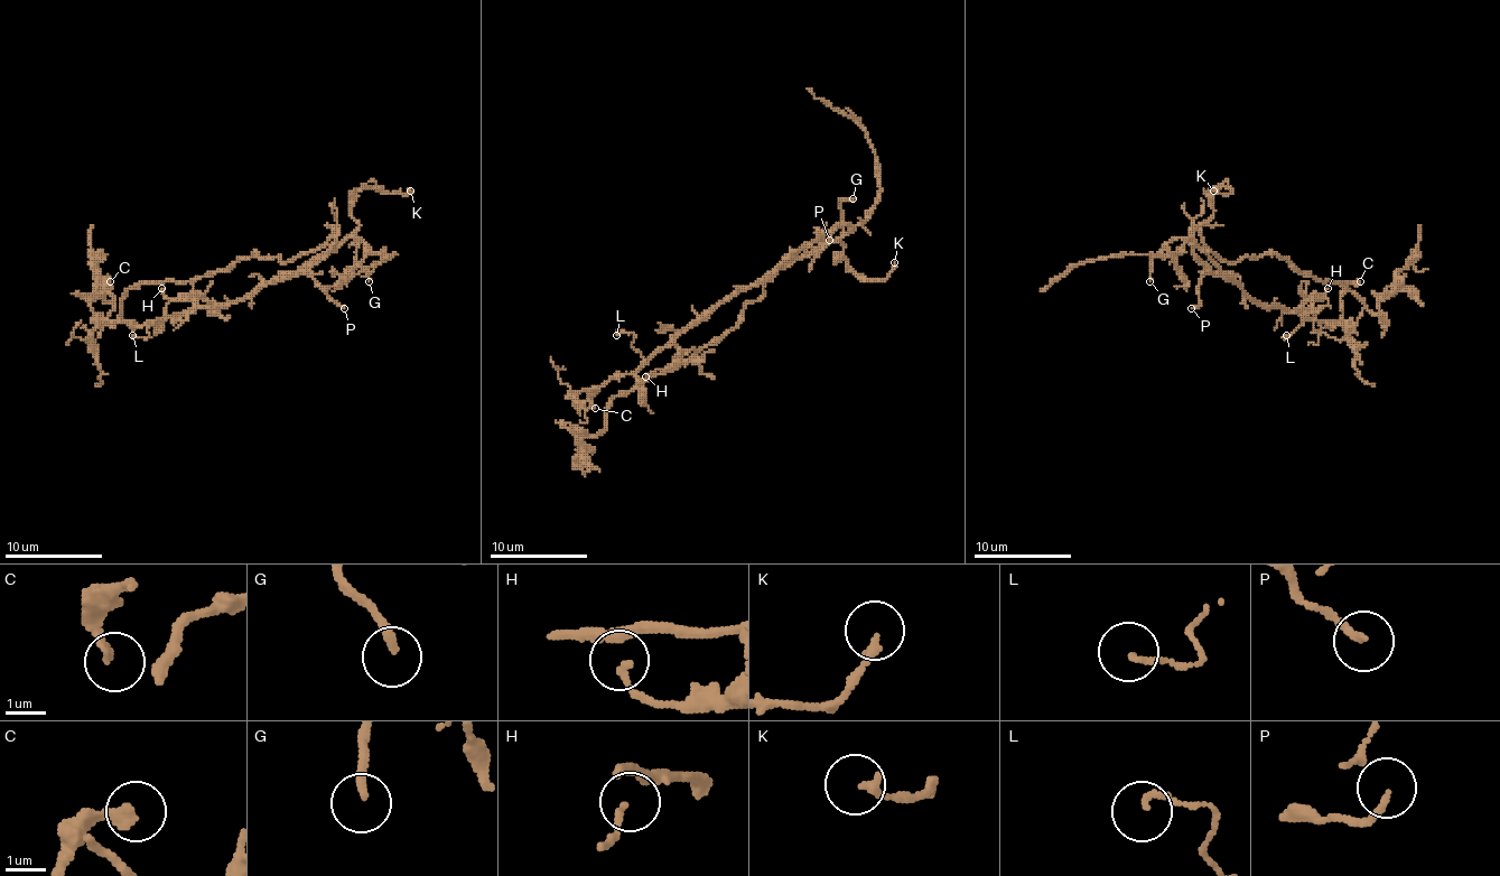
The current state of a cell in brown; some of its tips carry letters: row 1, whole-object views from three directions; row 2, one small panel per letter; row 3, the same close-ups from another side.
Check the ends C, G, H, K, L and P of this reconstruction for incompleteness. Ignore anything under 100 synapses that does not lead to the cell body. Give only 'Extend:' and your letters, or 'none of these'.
Extend: G

